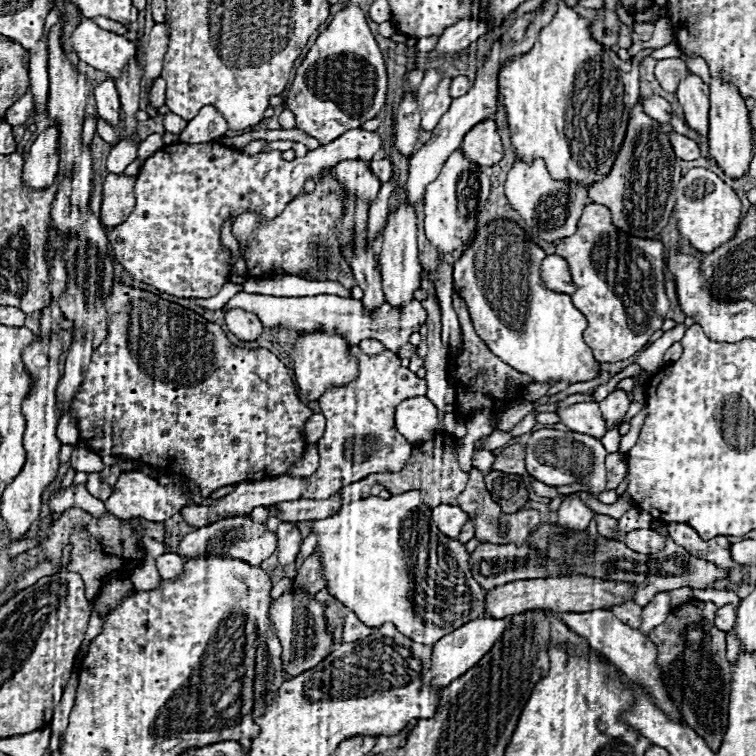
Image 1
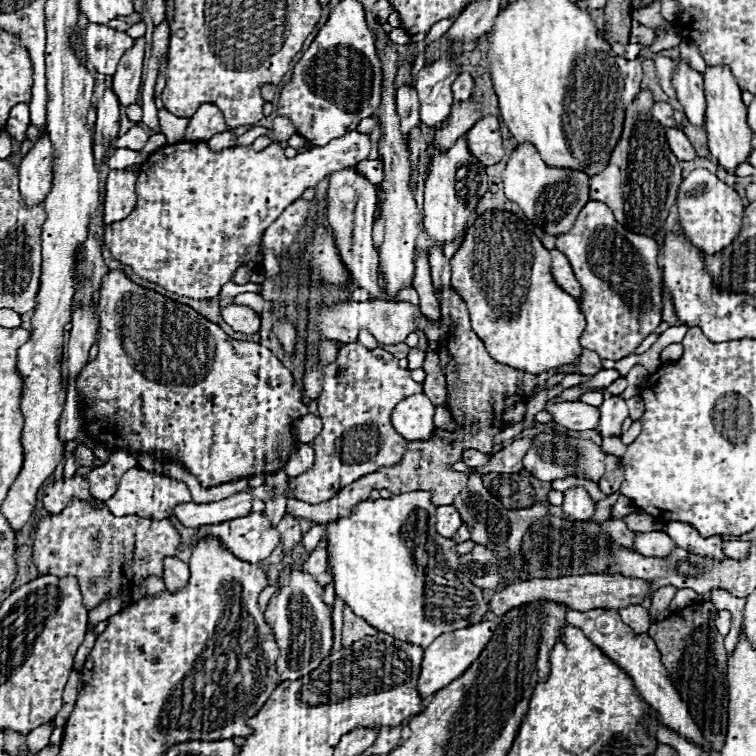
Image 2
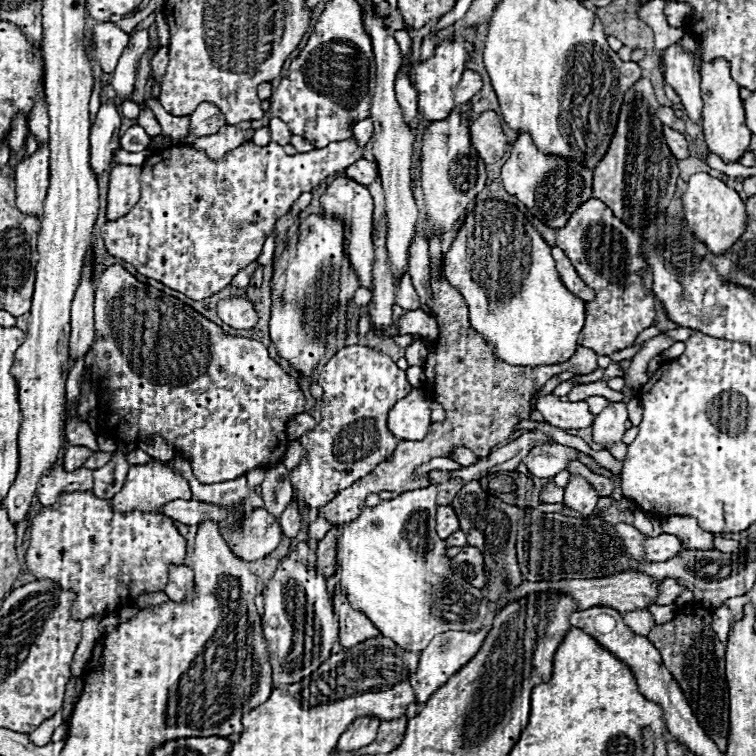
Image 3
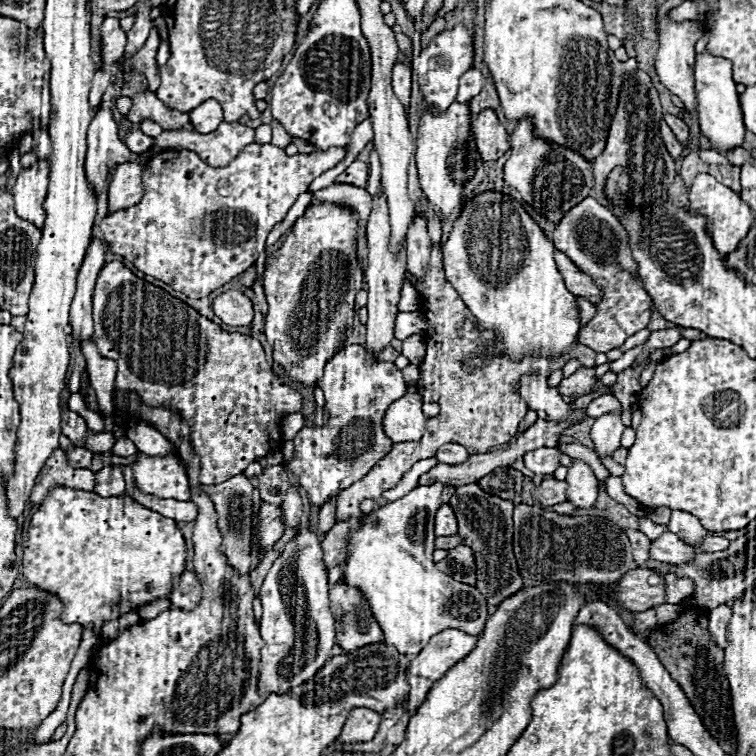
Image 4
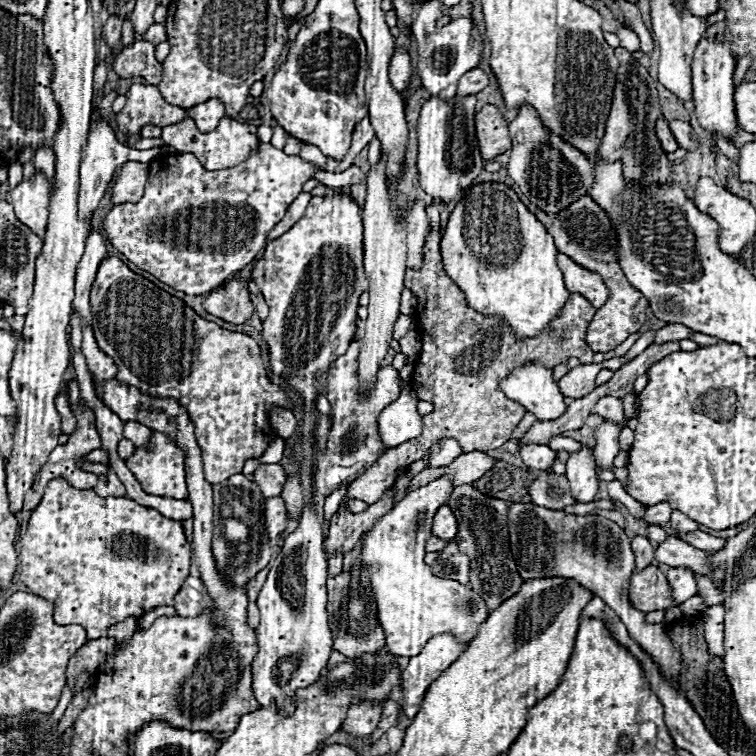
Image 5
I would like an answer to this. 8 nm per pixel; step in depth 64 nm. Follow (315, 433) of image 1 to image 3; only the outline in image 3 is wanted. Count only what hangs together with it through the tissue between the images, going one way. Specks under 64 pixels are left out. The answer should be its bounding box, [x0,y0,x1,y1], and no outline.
[286,414,316,440]

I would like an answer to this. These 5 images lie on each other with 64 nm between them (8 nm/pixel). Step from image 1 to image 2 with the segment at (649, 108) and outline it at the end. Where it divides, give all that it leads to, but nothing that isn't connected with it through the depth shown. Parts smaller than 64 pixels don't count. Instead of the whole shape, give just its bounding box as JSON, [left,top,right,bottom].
[652,102,676,128]

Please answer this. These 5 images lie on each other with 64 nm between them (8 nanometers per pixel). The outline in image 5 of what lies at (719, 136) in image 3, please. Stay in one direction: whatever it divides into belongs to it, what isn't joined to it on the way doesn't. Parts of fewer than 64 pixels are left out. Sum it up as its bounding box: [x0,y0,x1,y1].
[692,36,738,138]

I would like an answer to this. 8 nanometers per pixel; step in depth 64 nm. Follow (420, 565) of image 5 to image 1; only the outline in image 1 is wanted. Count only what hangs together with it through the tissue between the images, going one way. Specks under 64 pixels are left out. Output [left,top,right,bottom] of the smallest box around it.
[312,490,484,646]

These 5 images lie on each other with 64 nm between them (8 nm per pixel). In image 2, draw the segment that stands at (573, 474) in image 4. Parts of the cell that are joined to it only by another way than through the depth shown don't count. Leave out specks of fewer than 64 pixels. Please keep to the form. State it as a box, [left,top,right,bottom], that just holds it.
[562,486,596,520]

